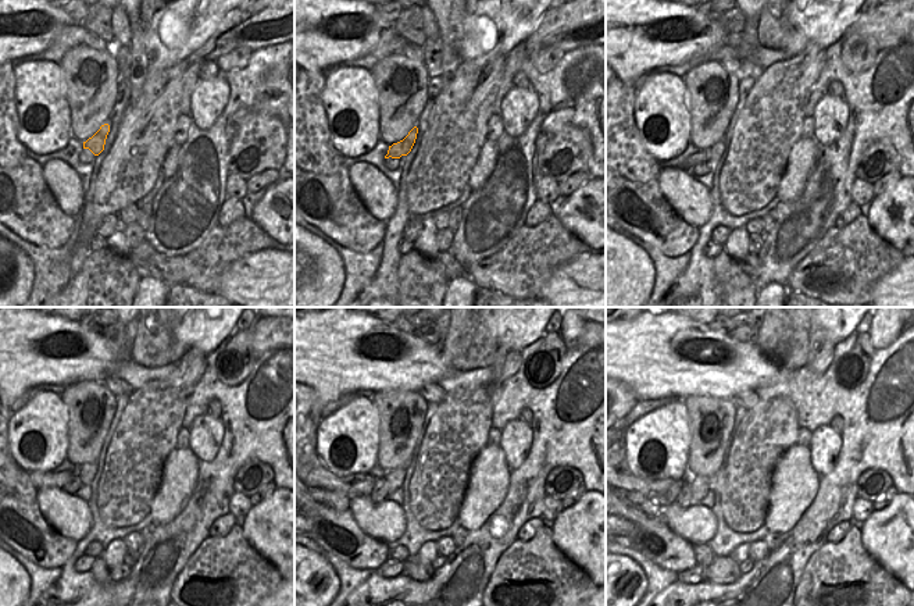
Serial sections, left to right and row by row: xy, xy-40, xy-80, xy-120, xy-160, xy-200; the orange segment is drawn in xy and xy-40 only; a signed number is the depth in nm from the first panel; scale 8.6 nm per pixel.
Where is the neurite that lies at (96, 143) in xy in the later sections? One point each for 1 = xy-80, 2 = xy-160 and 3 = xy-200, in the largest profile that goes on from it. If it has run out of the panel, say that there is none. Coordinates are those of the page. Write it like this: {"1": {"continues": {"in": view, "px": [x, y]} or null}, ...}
{"1": {"continues": {"in": "xy-80", "px": [717, 149]}}, "2": {"continues": {"in": "xy-160", "px": [363, 482]}}, "3": {"continues": {"in": "xy-200", "px": [667, 484]}}}

